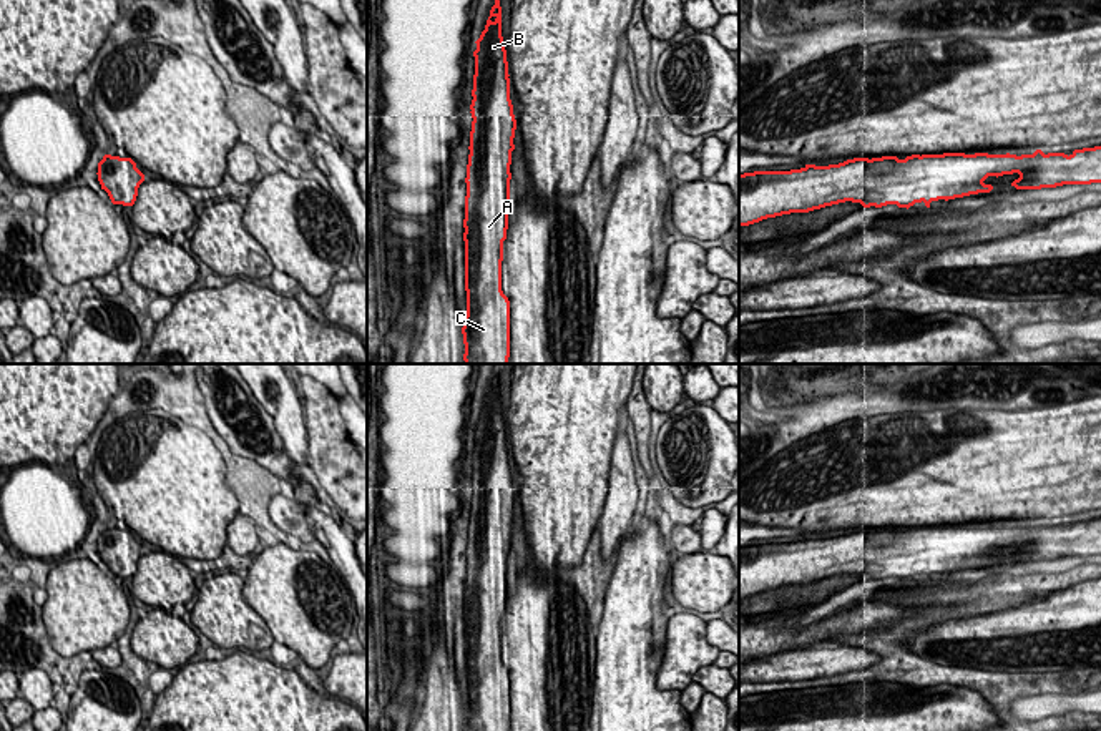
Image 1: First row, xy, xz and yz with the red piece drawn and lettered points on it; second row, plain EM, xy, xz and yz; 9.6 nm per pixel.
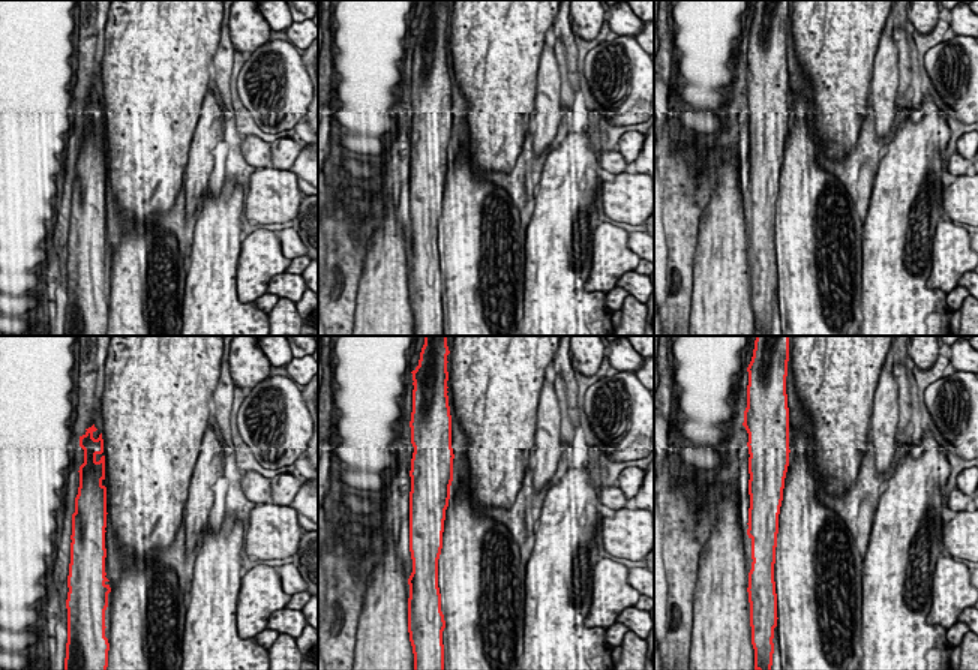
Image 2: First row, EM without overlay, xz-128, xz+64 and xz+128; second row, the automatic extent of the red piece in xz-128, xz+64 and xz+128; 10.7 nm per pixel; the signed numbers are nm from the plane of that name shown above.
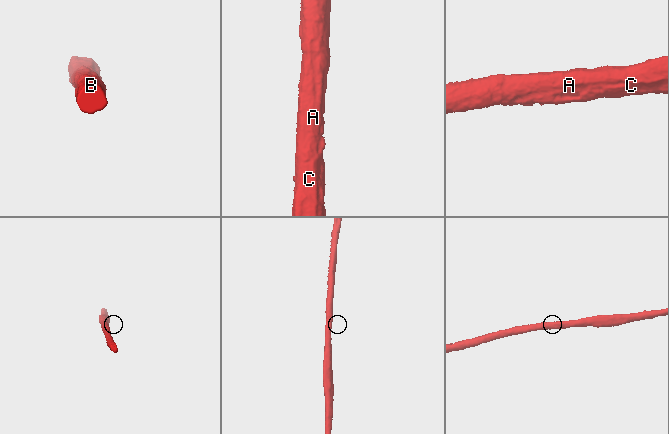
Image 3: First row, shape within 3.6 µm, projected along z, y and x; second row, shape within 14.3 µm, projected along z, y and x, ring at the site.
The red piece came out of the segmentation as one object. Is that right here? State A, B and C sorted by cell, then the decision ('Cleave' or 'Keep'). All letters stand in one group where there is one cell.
Groups: A B C. Keep

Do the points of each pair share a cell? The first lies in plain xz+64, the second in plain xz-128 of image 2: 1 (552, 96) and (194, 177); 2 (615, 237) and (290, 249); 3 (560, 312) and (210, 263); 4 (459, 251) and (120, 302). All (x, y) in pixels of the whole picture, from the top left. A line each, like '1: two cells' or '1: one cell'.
1: one cell
2: two cells
3: one cell
4: one cell

